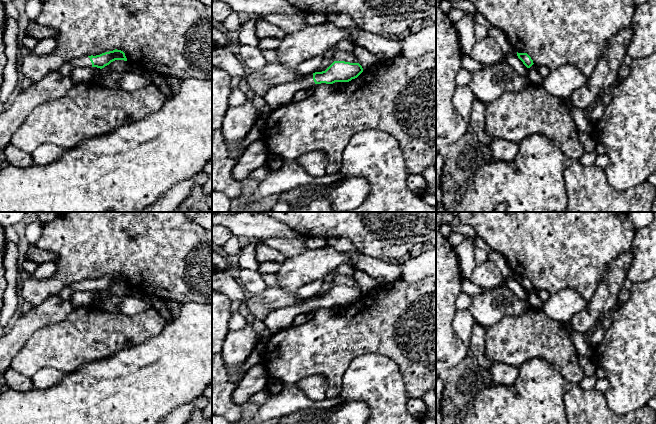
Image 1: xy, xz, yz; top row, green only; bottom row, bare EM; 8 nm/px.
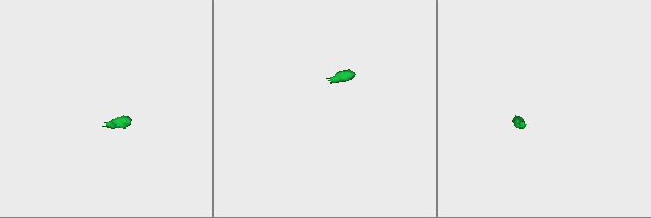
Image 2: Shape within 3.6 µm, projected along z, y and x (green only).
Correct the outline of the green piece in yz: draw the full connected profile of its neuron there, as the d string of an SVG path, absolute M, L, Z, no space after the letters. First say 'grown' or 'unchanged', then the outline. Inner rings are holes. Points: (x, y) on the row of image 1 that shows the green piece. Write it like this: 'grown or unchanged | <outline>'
unchanged | M517 52L517 56L527 68L530 68L534 64L533 60L527 53L518 53Z

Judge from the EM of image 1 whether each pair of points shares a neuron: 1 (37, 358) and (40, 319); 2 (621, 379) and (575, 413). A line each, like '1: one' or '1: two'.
1: two
2: two

